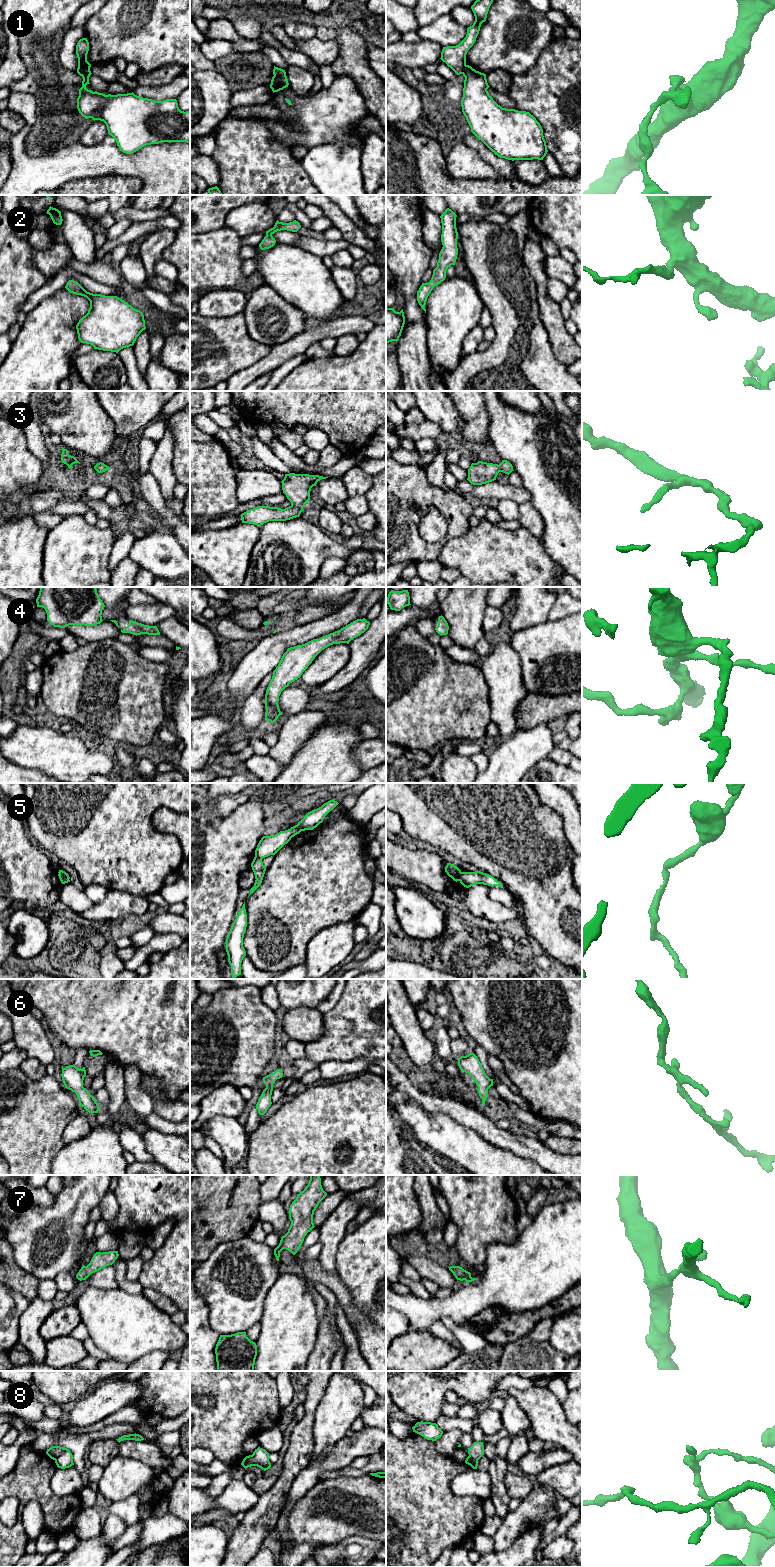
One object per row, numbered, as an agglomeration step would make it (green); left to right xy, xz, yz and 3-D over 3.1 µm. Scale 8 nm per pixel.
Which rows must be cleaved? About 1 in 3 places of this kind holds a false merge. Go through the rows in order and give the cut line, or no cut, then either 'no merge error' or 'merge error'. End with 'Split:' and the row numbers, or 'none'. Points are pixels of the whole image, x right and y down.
1: xy (89, 68), (77, 71) | merge error
2: no cut | no merge error
3: no cut | no merge error
4: no cut | no merge error
5: yz (461, 872), (458, 880) | merge error
6: no cut | no merge error
7: no cut | no merge error
8: no cut | no merge error
Split: 1, 5

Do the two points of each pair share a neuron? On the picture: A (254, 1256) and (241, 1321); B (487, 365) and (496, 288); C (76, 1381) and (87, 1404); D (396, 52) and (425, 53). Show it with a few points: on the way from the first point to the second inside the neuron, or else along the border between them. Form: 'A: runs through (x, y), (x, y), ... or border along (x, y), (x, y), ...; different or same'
A: runs through (242, 1272), (241, 1305); same
B: runs through (503, 346), (503, 307); same
C: border along (102, 1382), (89, 1390), (76, 1402); different
D: runs through (403, 53), (418, 53); same

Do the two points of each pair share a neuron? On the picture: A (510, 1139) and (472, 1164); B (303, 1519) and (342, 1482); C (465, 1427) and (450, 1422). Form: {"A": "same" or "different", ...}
{"A": "different", "B": "same", "C": "same"}

